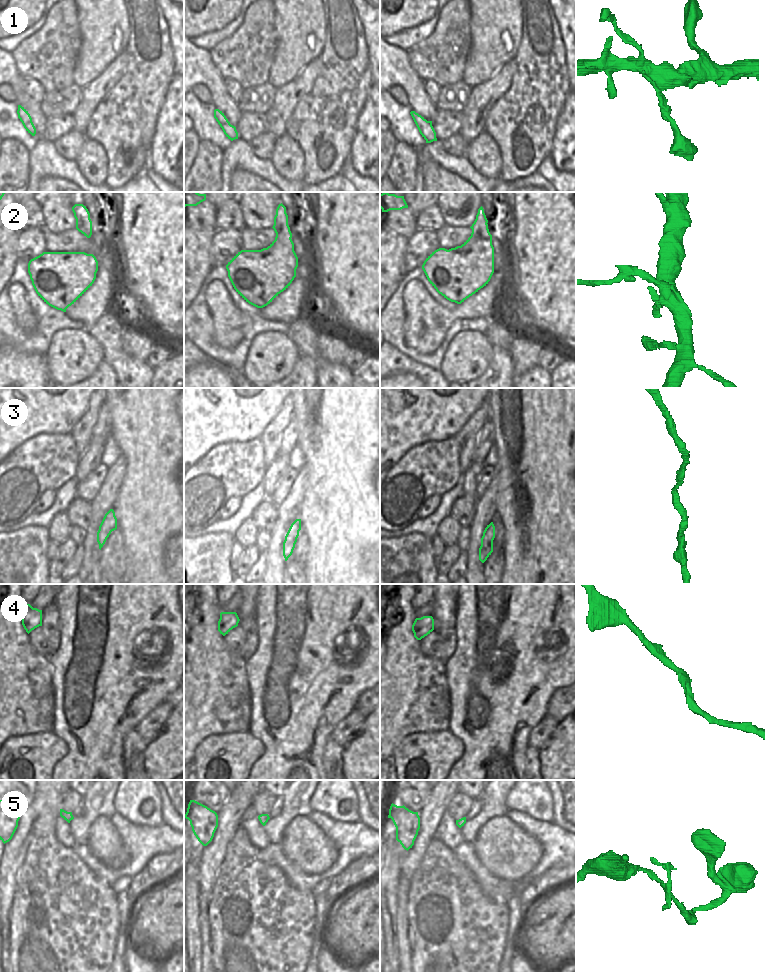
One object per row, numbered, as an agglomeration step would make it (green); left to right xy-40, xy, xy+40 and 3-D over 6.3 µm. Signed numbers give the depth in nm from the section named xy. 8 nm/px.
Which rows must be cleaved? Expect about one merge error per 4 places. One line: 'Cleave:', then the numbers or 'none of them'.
Cleave: 2

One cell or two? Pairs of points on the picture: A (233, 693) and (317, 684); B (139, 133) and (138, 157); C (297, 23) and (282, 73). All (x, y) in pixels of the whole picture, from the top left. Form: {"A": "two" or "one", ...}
{"A": "two", "B": "one", "C": "one"}

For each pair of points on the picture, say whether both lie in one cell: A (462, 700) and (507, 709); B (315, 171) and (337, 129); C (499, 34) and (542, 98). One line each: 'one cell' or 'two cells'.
A: one cell
B: one cell
C: two cells

